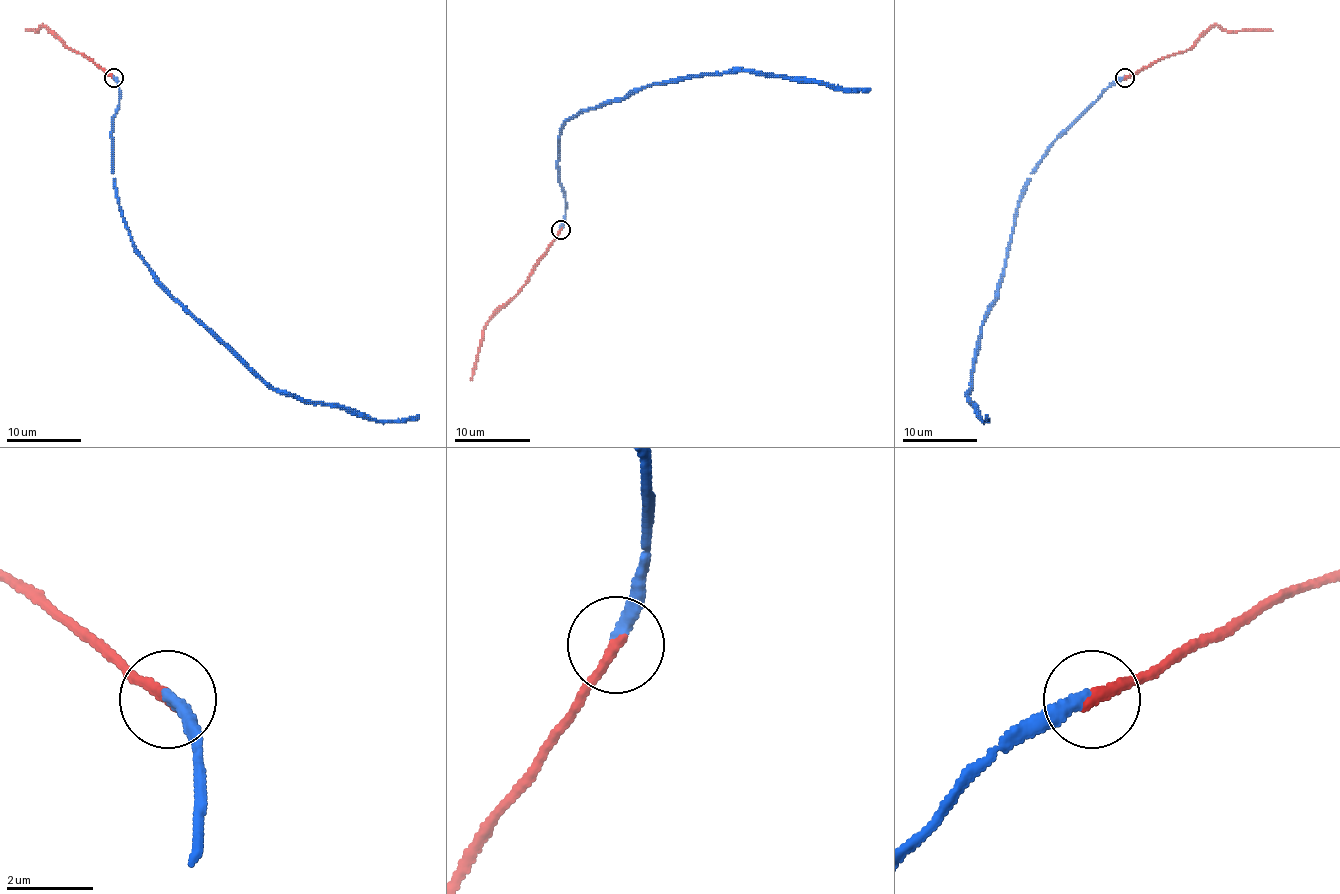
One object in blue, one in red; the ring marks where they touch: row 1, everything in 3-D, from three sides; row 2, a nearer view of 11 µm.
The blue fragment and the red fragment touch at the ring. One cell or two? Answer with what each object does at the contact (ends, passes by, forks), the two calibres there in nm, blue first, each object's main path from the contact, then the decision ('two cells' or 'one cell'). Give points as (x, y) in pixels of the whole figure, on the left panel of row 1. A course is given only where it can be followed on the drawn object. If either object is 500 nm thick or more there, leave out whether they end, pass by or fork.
blue ends there; red ends there; 320 nm thick on the blue side, 280 nm on the other; blue runs (113, 77), (119, 109), (111, 171), (121, 209), (134, 252), (171, 295), (274, 388), (378, 420), (419, 415); red runs (113, 77), (91, 59), (76, 53), (42, 25), (38, 31), (25, 31); one cell

